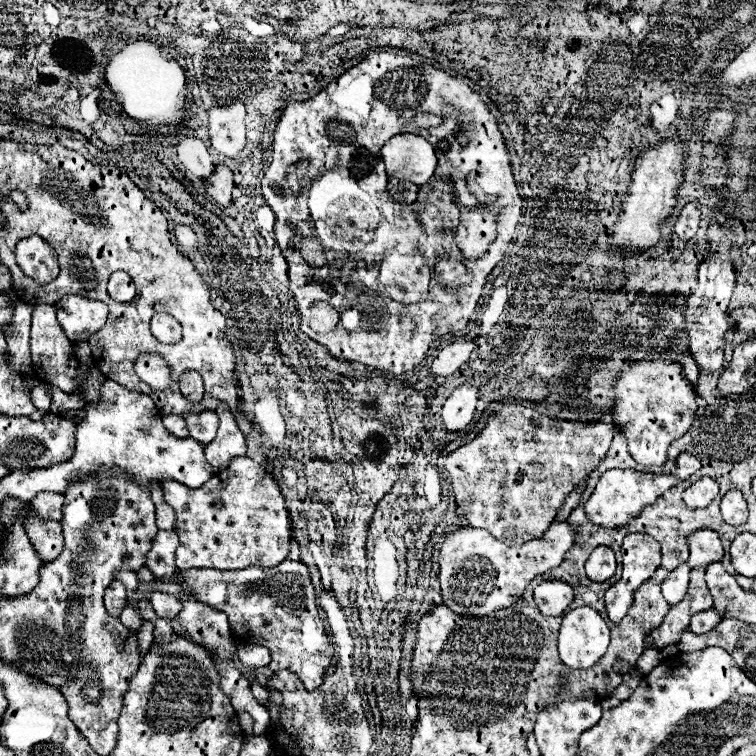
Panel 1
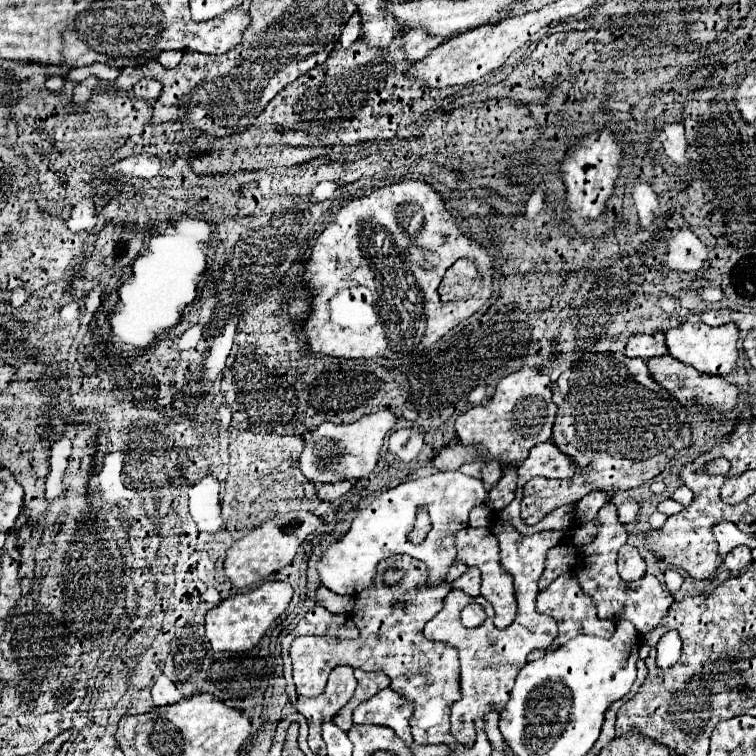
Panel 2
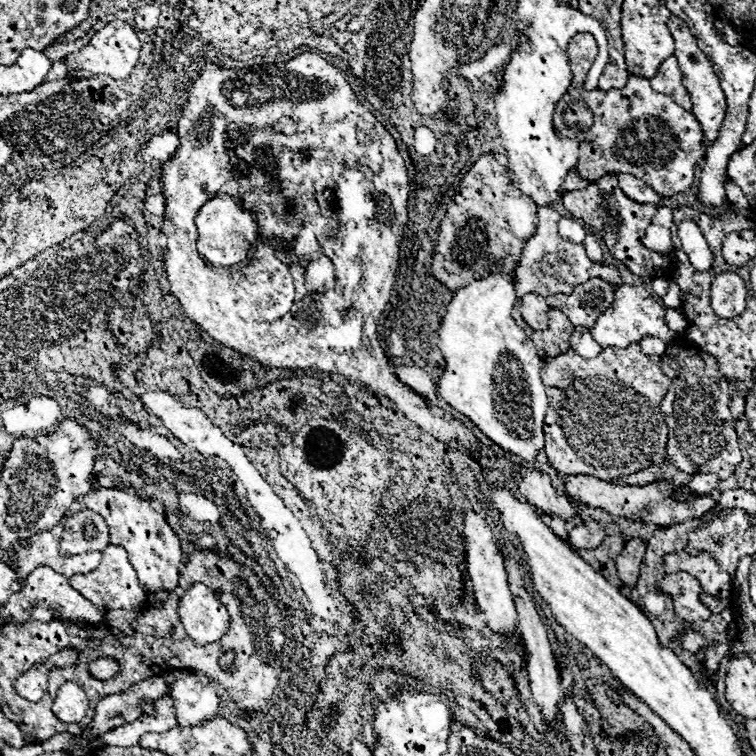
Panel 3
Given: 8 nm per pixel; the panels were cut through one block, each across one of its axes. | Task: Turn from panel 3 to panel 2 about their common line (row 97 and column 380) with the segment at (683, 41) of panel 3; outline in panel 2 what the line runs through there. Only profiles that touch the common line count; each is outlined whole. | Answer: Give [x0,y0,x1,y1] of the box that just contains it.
[354,688,414,744]

